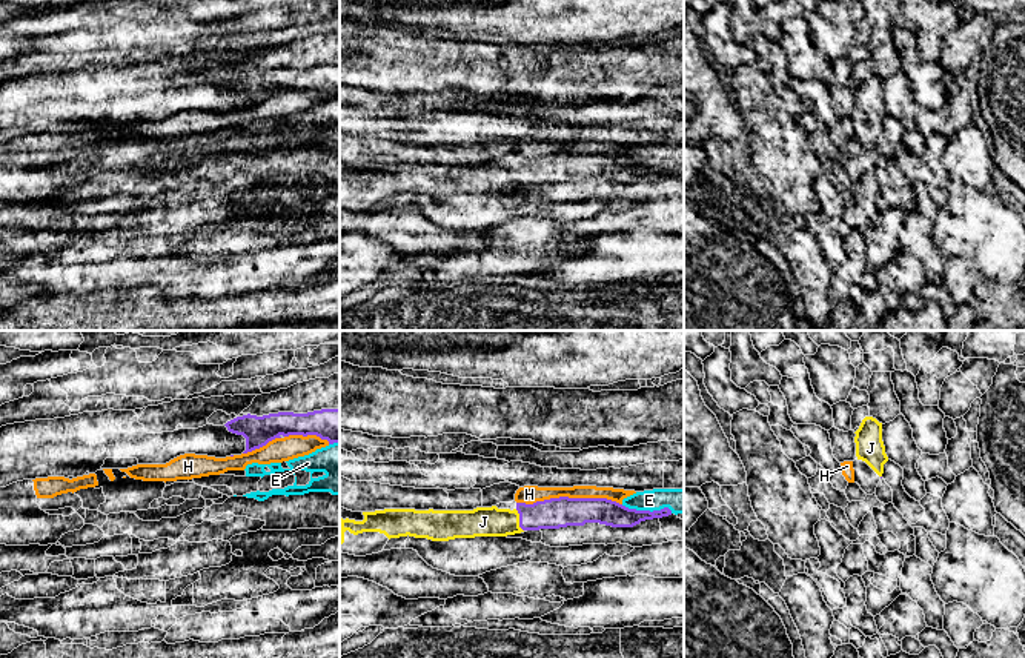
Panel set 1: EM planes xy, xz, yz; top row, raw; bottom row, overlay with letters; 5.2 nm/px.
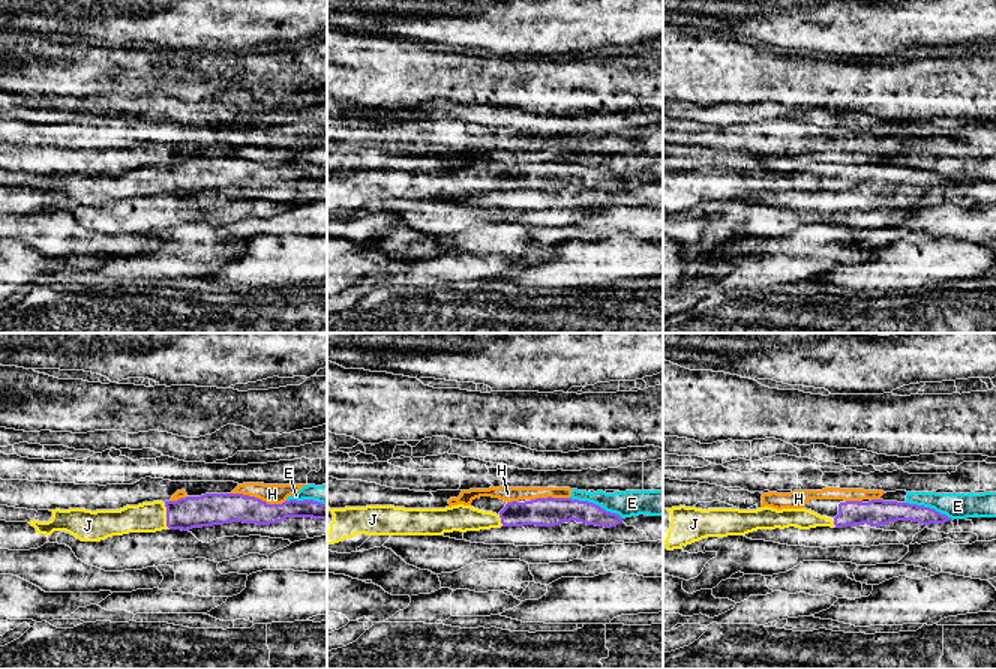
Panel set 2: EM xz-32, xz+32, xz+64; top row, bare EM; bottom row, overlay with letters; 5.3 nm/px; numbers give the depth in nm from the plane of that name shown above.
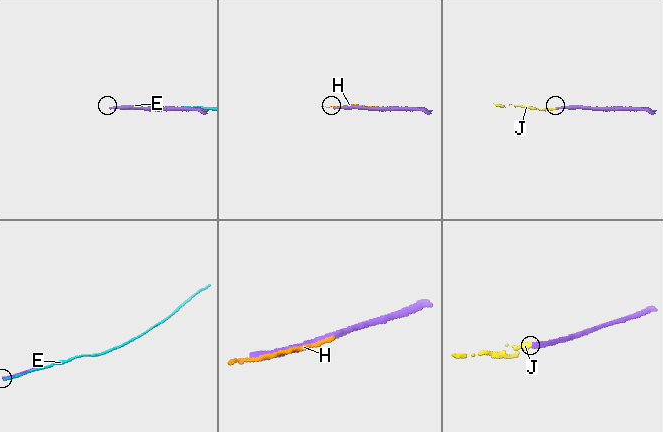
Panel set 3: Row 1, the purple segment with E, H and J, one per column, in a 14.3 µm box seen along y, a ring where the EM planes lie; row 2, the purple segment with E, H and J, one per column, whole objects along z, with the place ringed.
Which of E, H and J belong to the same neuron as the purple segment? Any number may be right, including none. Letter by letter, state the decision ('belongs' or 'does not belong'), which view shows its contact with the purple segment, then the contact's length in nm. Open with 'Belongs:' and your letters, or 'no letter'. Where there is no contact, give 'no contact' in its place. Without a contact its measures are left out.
Belongs: no letter
E: does not belong; meets purple in xz; contact 280 nm long
H: does not belong; meets purple in xz; contact 550 nm long
J: does not belong; meets purple in xz; contact 130 nm long

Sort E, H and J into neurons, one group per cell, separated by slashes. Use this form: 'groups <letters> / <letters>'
groups E / H / J

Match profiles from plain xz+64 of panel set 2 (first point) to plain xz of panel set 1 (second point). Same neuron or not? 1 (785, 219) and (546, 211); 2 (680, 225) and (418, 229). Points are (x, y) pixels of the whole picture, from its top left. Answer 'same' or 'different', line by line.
1: same
2: same

